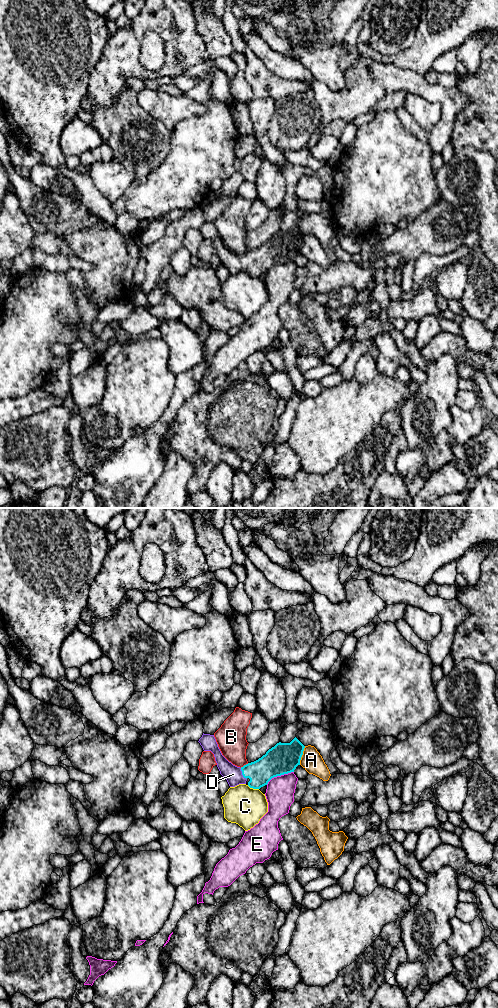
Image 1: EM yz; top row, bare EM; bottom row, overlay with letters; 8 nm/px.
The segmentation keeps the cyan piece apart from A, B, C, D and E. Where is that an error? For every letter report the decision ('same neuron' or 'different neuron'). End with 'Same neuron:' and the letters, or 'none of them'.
A: different neuron
B: different neuron
C: different neuron
D: same neuron
E: different neuron
Same neuron: D

